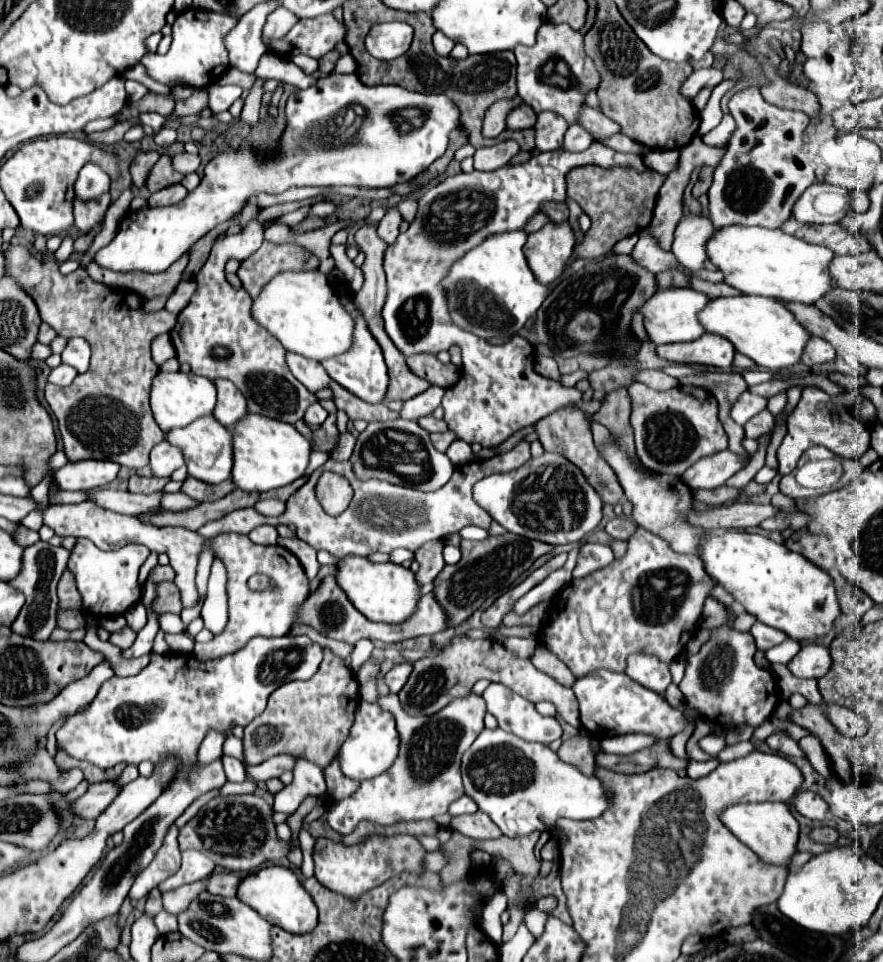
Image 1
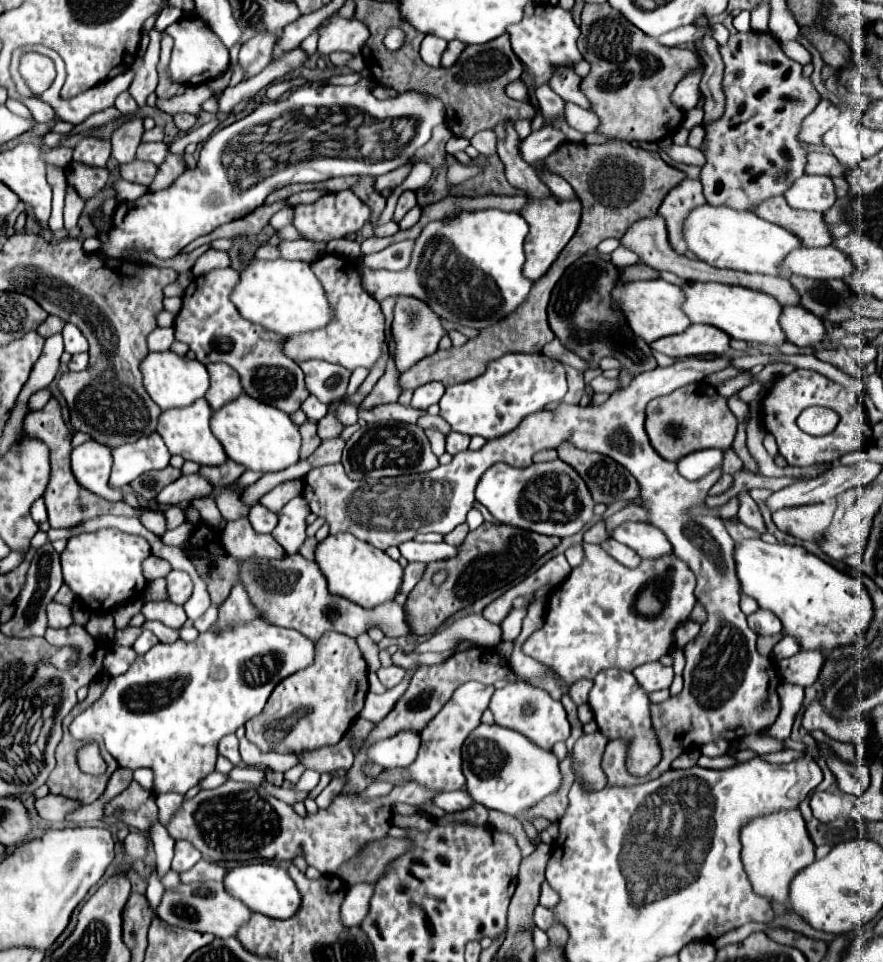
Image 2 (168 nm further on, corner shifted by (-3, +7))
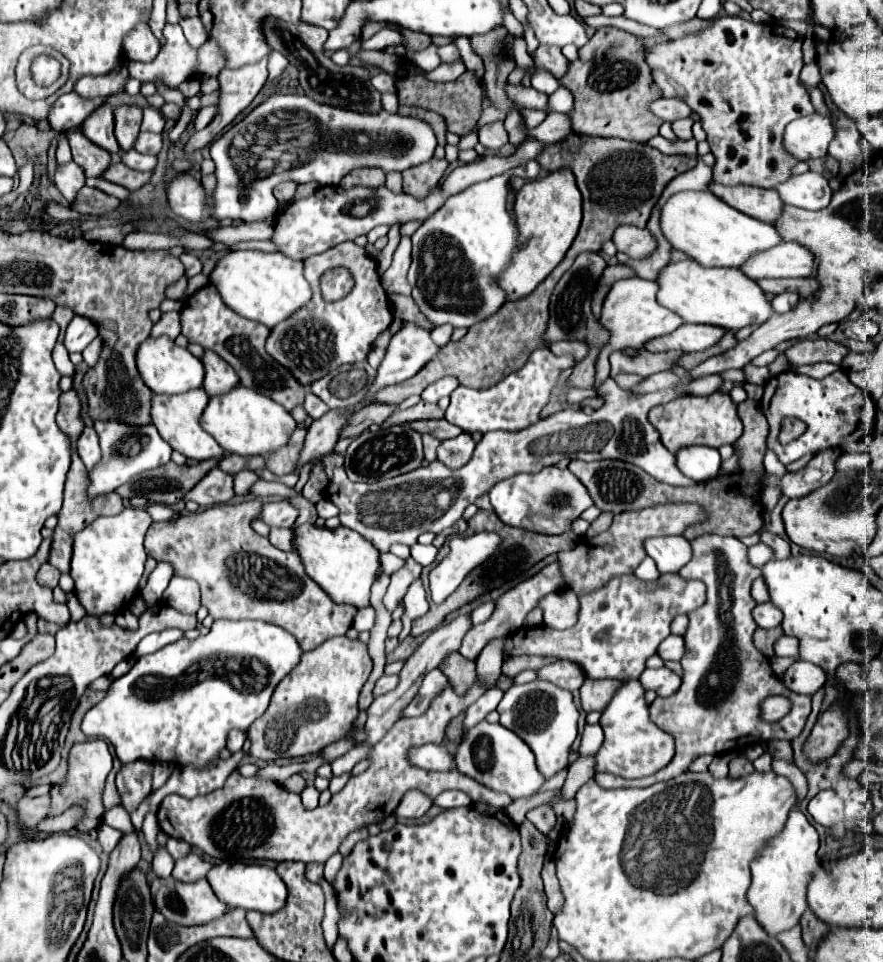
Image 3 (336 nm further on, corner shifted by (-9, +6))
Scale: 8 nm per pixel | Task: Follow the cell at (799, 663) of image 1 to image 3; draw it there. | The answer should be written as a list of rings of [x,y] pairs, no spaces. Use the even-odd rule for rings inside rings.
[[[794,661],[790,669],[784,673],[784,685],[792,689],[794,693],[802,695],[814,695],[820,687],[826,685],[826,673],[822,667],[808,663],[808,661]]]

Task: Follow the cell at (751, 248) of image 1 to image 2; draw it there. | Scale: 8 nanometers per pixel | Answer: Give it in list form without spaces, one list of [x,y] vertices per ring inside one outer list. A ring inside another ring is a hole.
[[[702,204],[690,210],[682,226],[682,236],[688,250],[692,250],[698,260],[704,260],[710,266],[756,274],[776,274],[782,278],[790,278],[790,274],[782,272],[780,268],[782,256],[802,246],[802,242],[794,234],[786,232],[782,226],[758,218],[752,212],[740,212],[728,206],[710,204]]]

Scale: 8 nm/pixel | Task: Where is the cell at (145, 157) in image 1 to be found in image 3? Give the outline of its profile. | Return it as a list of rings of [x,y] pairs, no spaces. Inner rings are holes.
[[[122,105],[114,111],[114,133],[118,139],[118,145],[122,151],[130,151],[134,147],[134,141],[140,133],[140,123],[142,123],[142,109],[132,107],[132,105]]]

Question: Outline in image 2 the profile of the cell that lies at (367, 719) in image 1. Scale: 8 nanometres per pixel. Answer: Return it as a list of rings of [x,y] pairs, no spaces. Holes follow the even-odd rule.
[[[400,732],[398,736],[380,740],[378,744],[368,748],[368,756],[372,762],[380,764],[384,770],[388,768],[406,768],[416,760],[420,748],[420,736],[414,732]]]

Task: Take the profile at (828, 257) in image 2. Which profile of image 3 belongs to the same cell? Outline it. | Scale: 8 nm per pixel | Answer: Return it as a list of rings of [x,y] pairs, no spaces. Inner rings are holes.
[[[788,241],[758,253],[756,257],[742,265],[742,271],[754,281],[764,277],[788,279],[788,277],[812,277],[816,273],[816,265],[818,265],[816,255],[808,247]]]

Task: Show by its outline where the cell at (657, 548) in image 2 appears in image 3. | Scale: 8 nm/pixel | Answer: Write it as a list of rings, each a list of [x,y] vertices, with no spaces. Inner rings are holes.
[[[648,537],[644,549],[656,561],[660,573],[678,573],[692,557],[690,543],[684,537]]]

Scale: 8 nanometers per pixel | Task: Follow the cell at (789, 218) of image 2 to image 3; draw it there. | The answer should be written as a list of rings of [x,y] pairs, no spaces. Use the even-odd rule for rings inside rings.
[[[718,183],[710,185],[710,191],[720,197],[724,203],[730,207],[760,219],[764,223],[776,223],[780,219],[780,213],[784,211],[784,201],[780,201],[780,195],[774,189],[760,189],[760,187],[746,187],[746,185],[736,185],[736,187],[724,187]]]

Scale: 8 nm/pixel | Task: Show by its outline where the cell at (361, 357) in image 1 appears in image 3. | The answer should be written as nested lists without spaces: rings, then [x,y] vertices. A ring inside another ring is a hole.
[[[352,241],[340,243],[320,255],[304,259],[304,277],[312,285],[312,301],[298,313],[294,313],[288,321],[282,321],[270,331],[266,351],[280,365],[290,369],[300,383],[310,385],[312,381],[324,377],[326,373],[344,363],[366,361],[372,345],[376,343],[376,337],[380,337],[380,333],[384,333],[384,329],[392,325],[394,317],[390,299],[380,283],[376,261],[368,257],[364,247],[358,247]],[[336,267],[346,267],[350,271],[354,287],[340,301],[324,301],[320,293],[320,277],[322,273]]]

